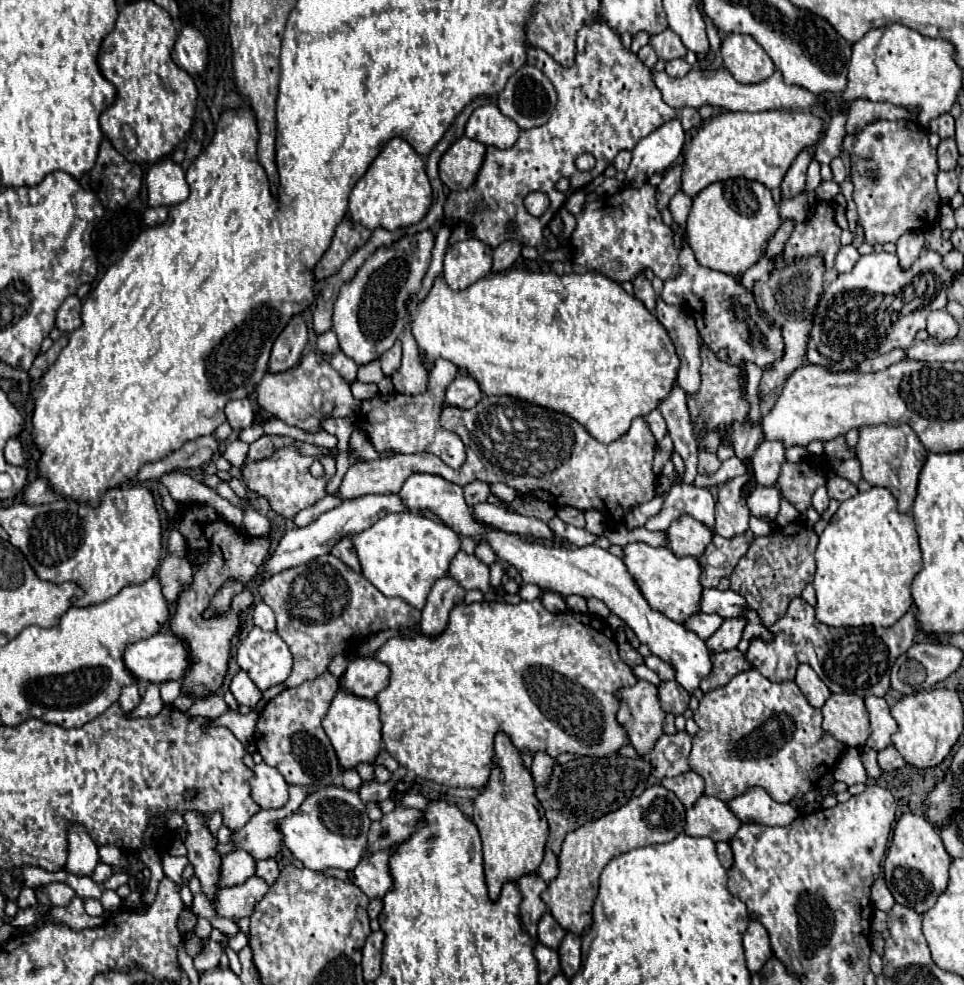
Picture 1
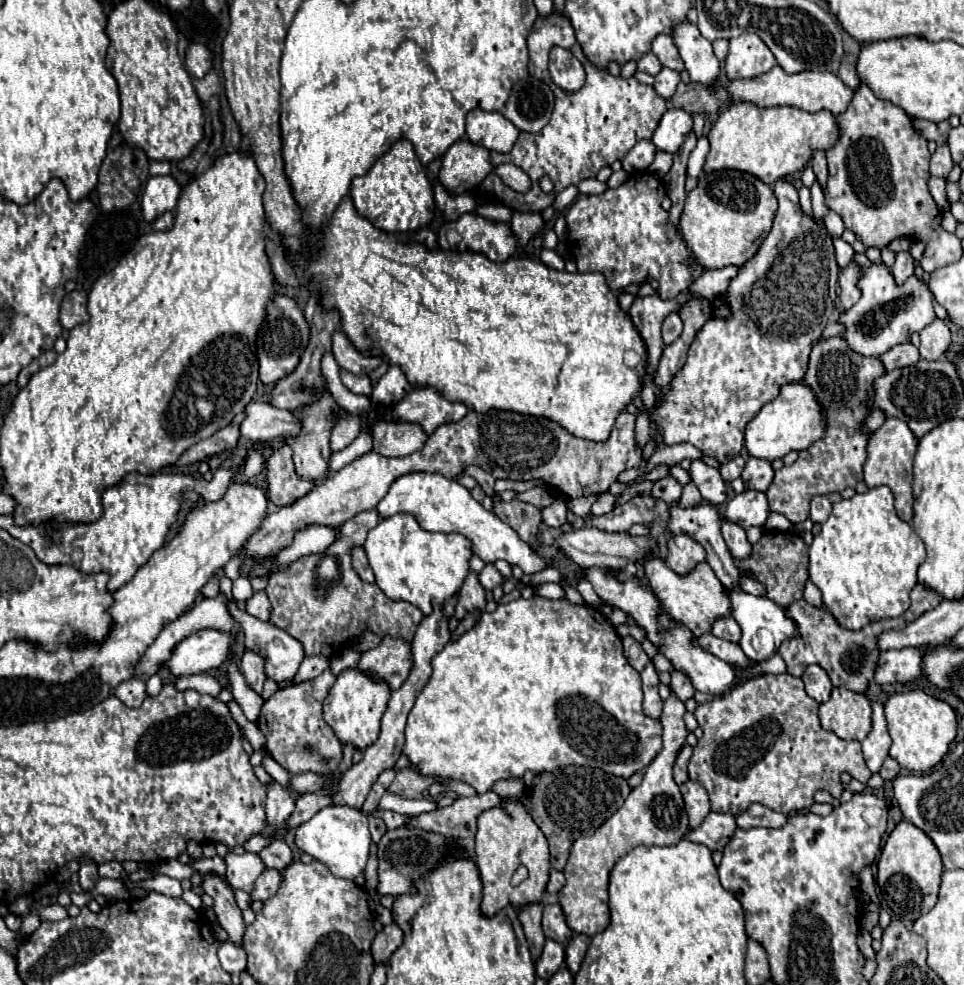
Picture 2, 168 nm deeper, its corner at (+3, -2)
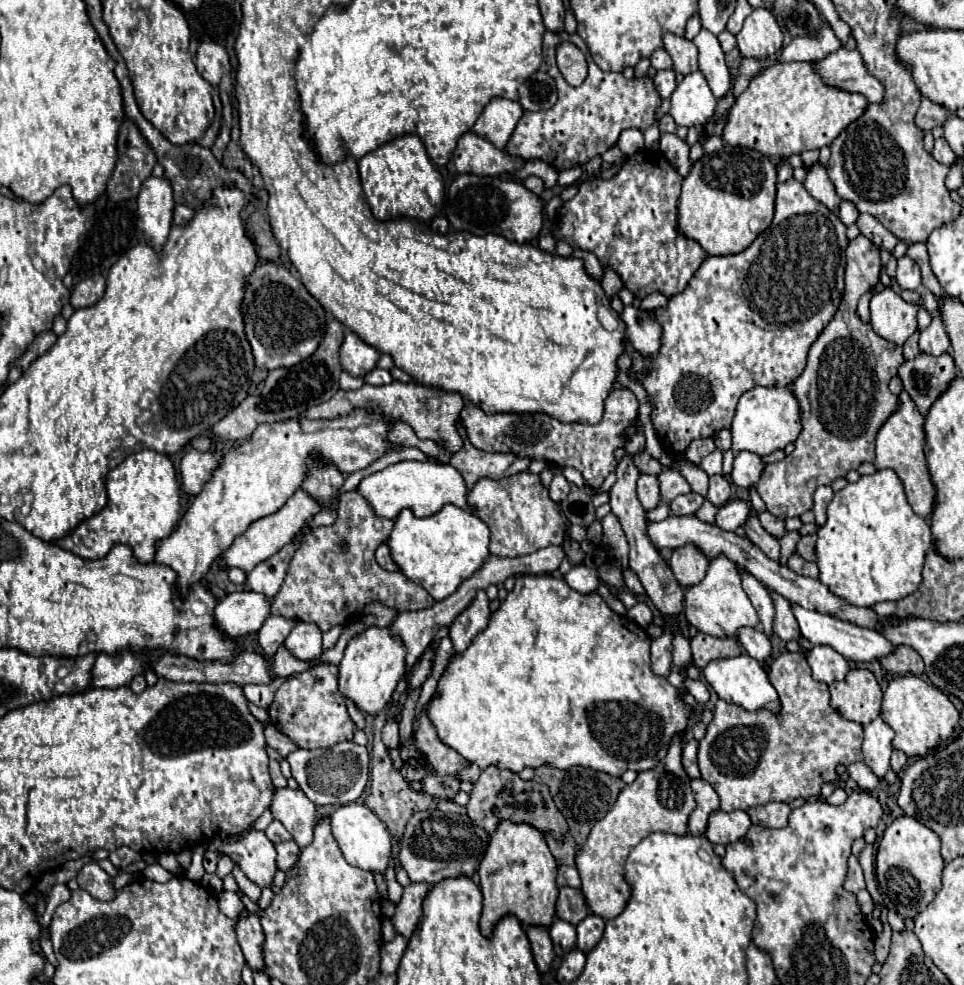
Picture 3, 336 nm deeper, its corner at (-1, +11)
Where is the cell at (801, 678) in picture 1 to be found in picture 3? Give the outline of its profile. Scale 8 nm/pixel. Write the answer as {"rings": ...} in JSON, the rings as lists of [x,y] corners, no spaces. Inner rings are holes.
{"rings":[[[814,646],[808,652],[808,664],[812,668],[812,678],[824,684],[832,684],[834,680],[844,680],[850,664],[844,656],[840,656],[834,648]]]}

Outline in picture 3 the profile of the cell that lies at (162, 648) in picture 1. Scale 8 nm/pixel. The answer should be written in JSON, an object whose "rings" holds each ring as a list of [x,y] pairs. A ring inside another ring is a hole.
{"rings":[[[248,590],[226,594],[214,608],[214,624],[222,636],[232,640],[242,638],[260,630],[270,614],[268,604],[266,596]]]}

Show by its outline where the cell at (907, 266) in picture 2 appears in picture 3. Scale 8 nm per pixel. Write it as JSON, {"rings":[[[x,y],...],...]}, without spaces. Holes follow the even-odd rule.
{"rings":[[[902,256],[898,260],[896,280],[898,280],[902,290],[918,290],[918,286],[920,286],[920,268],[918,268],[918,264],[912,258]]]}

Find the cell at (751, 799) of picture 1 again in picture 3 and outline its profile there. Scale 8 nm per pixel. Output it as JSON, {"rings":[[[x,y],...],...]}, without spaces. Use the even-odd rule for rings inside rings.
{"rings":[[[768,802],[764,806],[754,806],[748,810],[748,816],[754,824],[764,824],[768,828],[784,828],[788,824],[790,806],[782,802]]]}

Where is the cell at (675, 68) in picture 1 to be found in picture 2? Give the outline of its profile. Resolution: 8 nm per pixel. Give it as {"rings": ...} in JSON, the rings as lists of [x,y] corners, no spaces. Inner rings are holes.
{"rings":[[[662,69],[656,77],[654,77],[654,91],[664,97],[666,101],[670,101],[676,93],[676,87],[680,83],[680,73],[672,71],[672,69]]]}

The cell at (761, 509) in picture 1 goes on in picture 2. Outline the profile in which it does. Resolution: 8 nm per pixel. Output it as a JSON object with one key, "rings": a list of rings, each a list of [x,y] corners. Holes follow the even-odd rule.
{"rings":[[[744,491],[740,495],[734,495],[724,513],[724,521],[732,521],[740,525],[742,529],[748,529],[752,525],[764,525],[768,511],[768,499],[760,491]]]}

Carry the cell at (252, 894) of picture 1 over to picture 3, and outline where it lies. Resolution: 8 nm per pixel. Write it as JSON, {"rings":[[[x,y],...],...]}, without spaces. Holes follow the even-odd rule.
{"rings":[[[294,840],[292,842],[282,842],[282,844],[276,846],[276,852],[278,852],[278,856],[276,856],[278,870],[290,872],[292,866],[294,866],[294,862],[298,860],[298,852],[300,852],[298,844]]]}

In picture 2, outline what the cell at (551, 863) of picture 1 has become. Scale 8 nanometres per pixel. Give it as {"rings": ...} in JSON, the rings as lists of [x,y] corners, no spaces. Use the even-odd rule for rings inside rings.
{"rings":[[[552,869],[552,871],[550,871],[550,881],[548,881],[548,889],[546,889],[546,891],[548,891],[552,897],[556,897],[562,887],[564,887],[564,873]]]}

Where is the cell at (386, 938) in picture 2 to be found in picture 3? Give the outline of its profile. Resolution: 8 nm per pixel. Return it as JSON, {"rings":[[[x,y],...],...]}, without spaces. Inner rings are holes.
{"rings":[[[410,884],[404,888],[400,902],[396,904],[396,914],[392,916],[392,924],[396,934],[412,936],[418,918],[422,914],[422,898],[426,896],[430,884]]]}

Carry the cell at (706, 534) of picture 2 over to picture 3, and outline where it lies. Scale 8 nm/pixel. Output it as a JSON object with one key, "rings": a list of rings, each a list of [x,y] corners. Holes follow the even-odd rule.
{"rings":[[[736,564],[736,570],[738,570],[740,576],[742,576],[742,588],[744,588],[744,592],[748,594],[752,606],[756,608],[764,632],[770,636],[770,634],[772,634],[772,616],[774,616],[774,608],[772,608],[772,600],[770,600],[766,588],[764,588],[750,572],[746,572],[746,568],[742,568],[742,566]]]}

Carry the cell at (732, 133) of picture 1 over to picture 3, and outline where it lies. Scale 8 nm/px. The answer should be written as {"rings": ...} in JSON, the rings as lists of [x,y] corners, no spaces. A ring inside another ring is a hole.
{"rings":[[[812,62],[776,64],[750,80],[748,88],[736,98],[720,136],[730,146],[750,148],[766,158],[782,160],[828,146],[850,122],[864,114],[866,106],[868,100],[860,94],[824,86],[814,74]]]}

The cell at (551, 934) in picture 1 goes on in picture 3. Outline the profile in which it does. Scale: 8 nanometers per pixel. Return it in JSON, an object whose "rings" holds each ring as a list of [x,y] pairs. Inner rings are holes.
{"rings":[[[560,888],[558,902],[556,902],[556,918],[570,922],[576,926],[590,914],[584,894],[578,888]]]}

